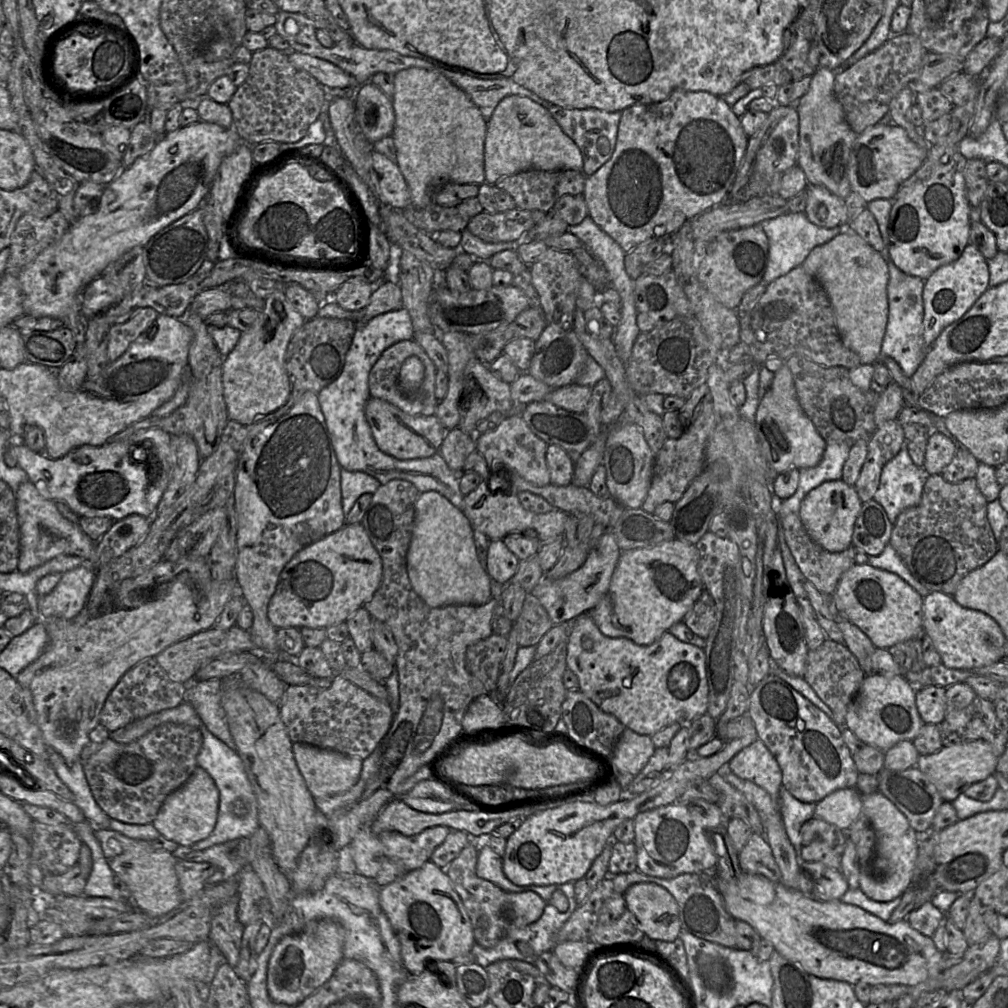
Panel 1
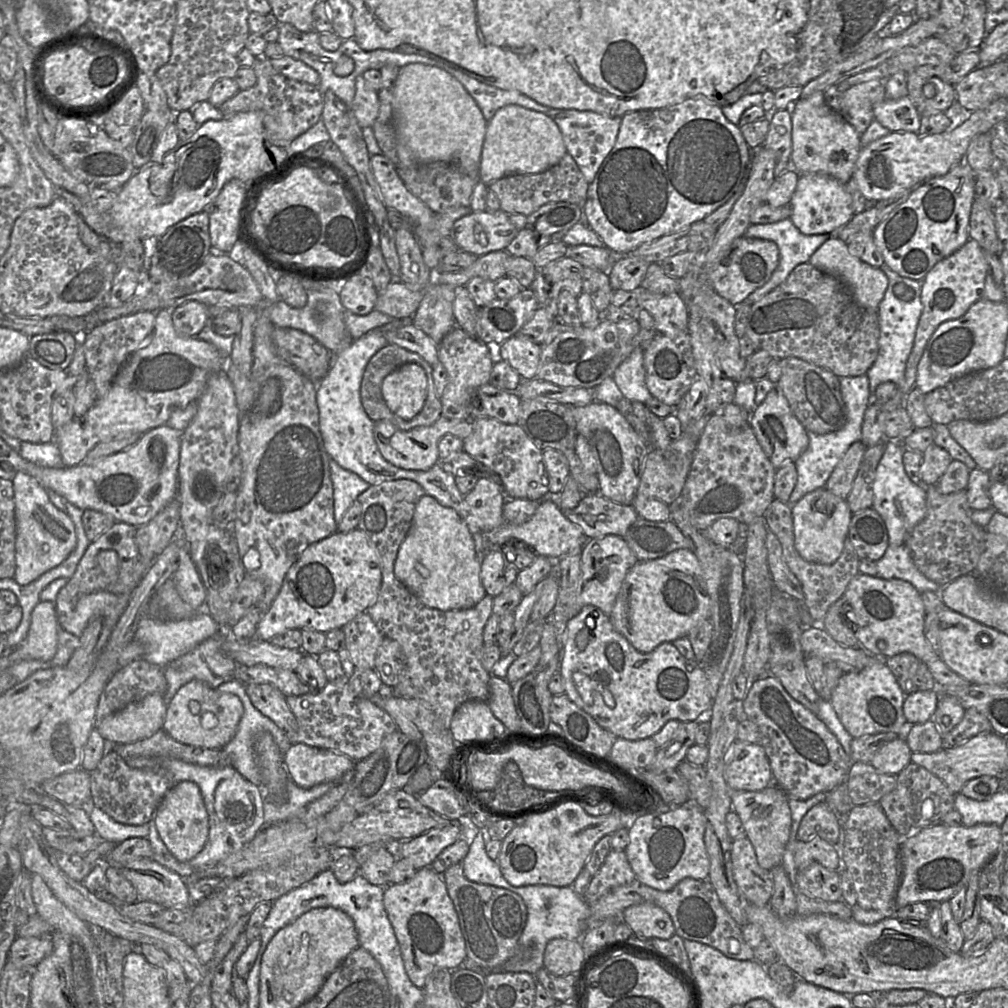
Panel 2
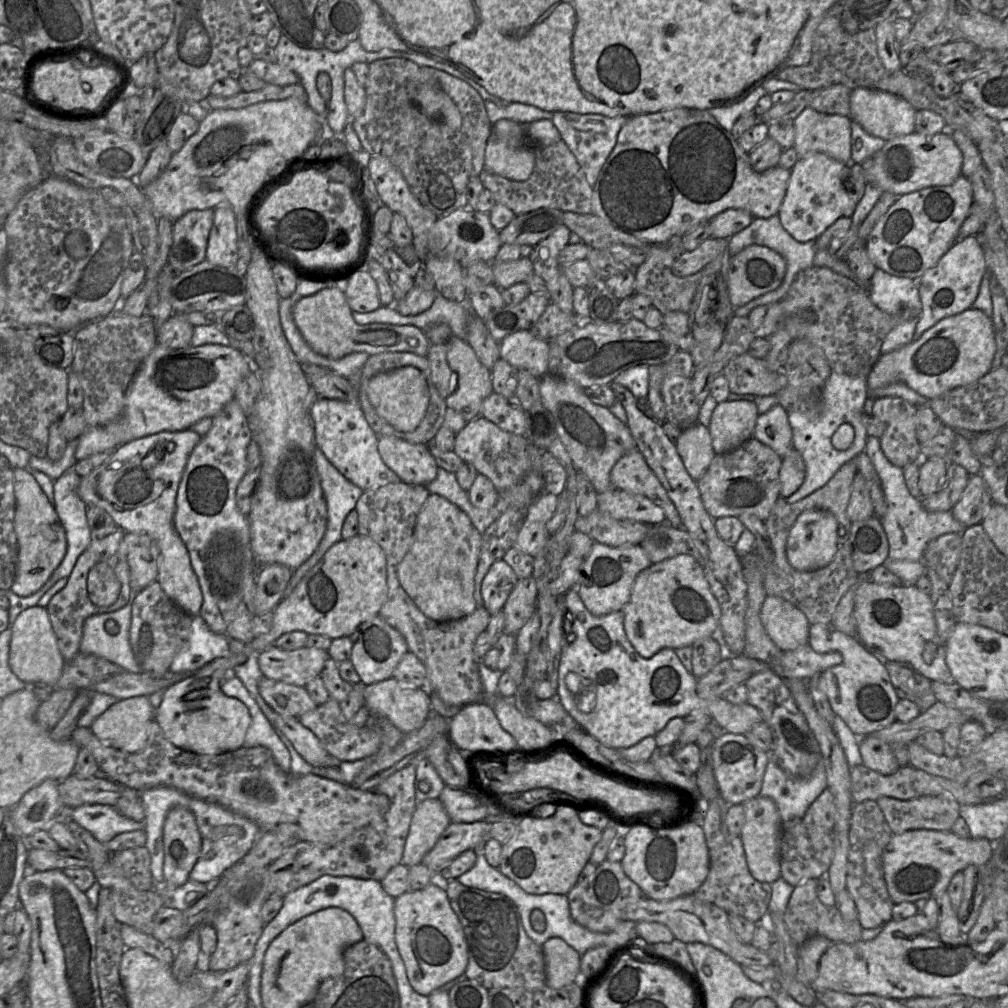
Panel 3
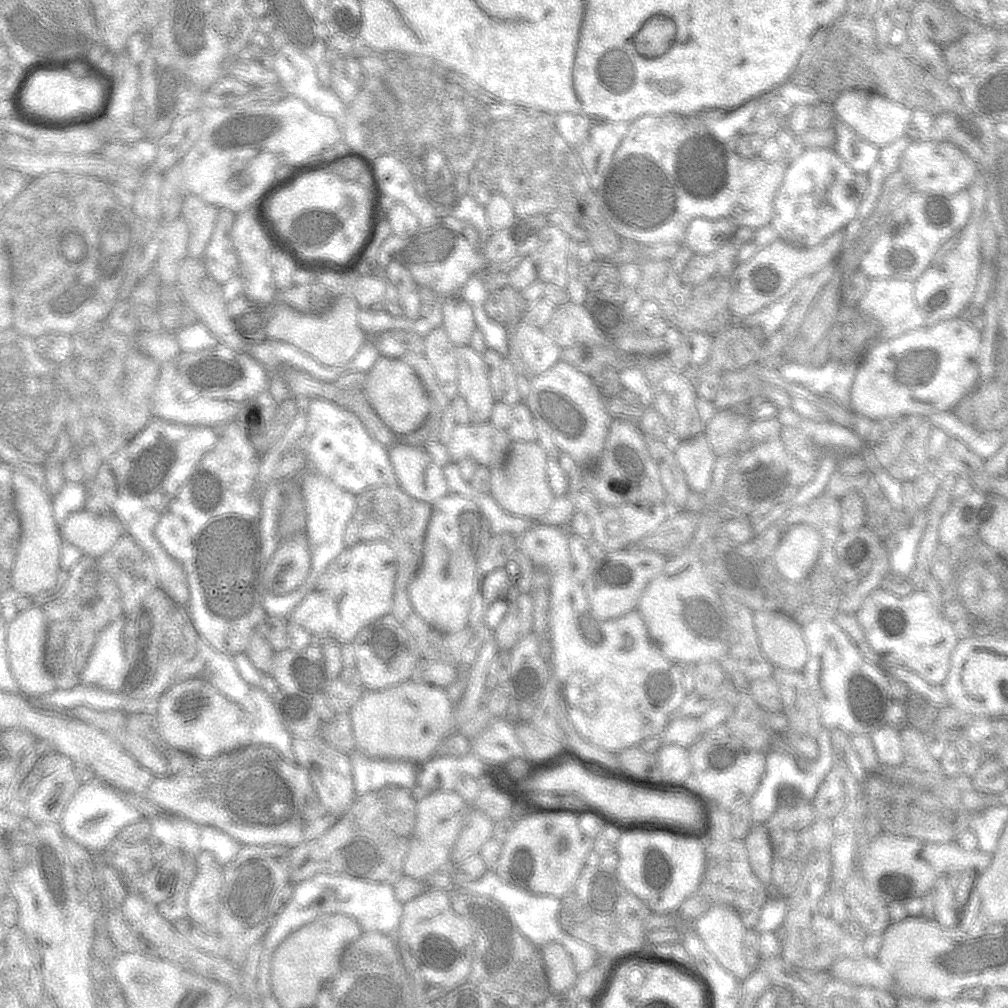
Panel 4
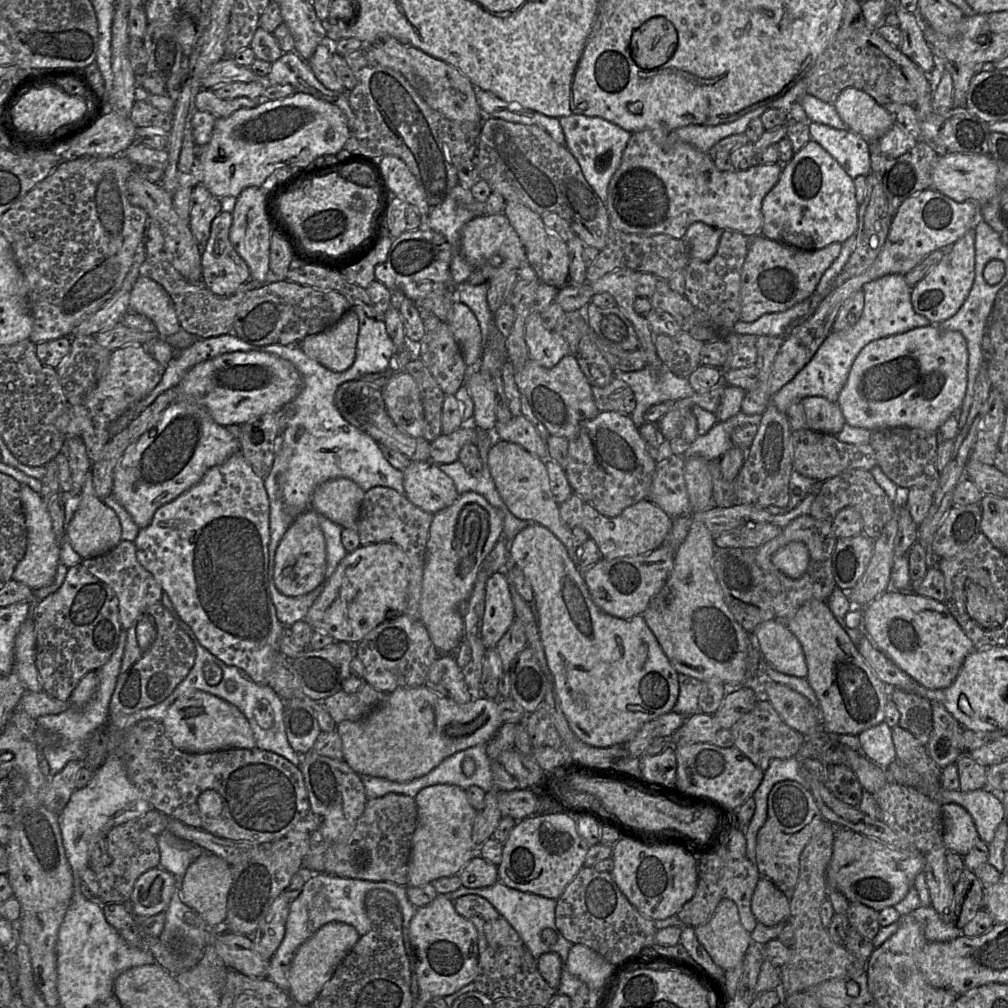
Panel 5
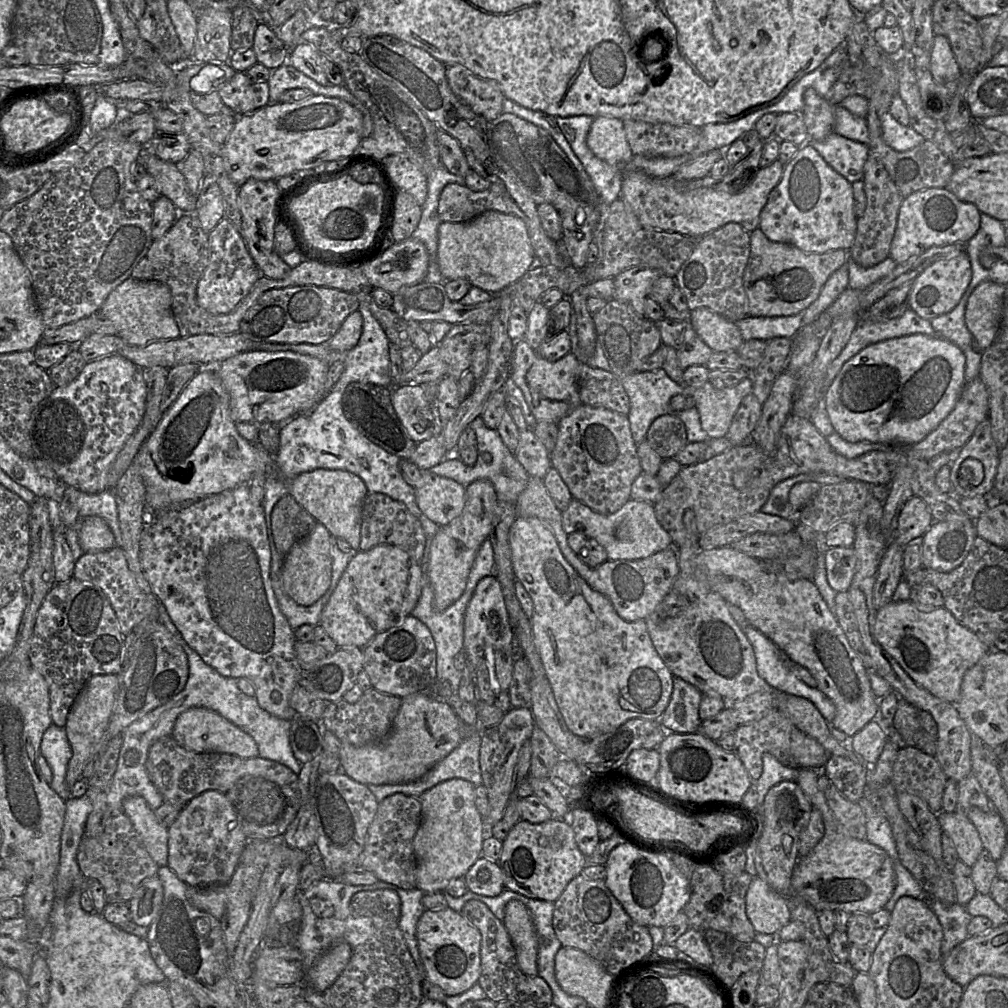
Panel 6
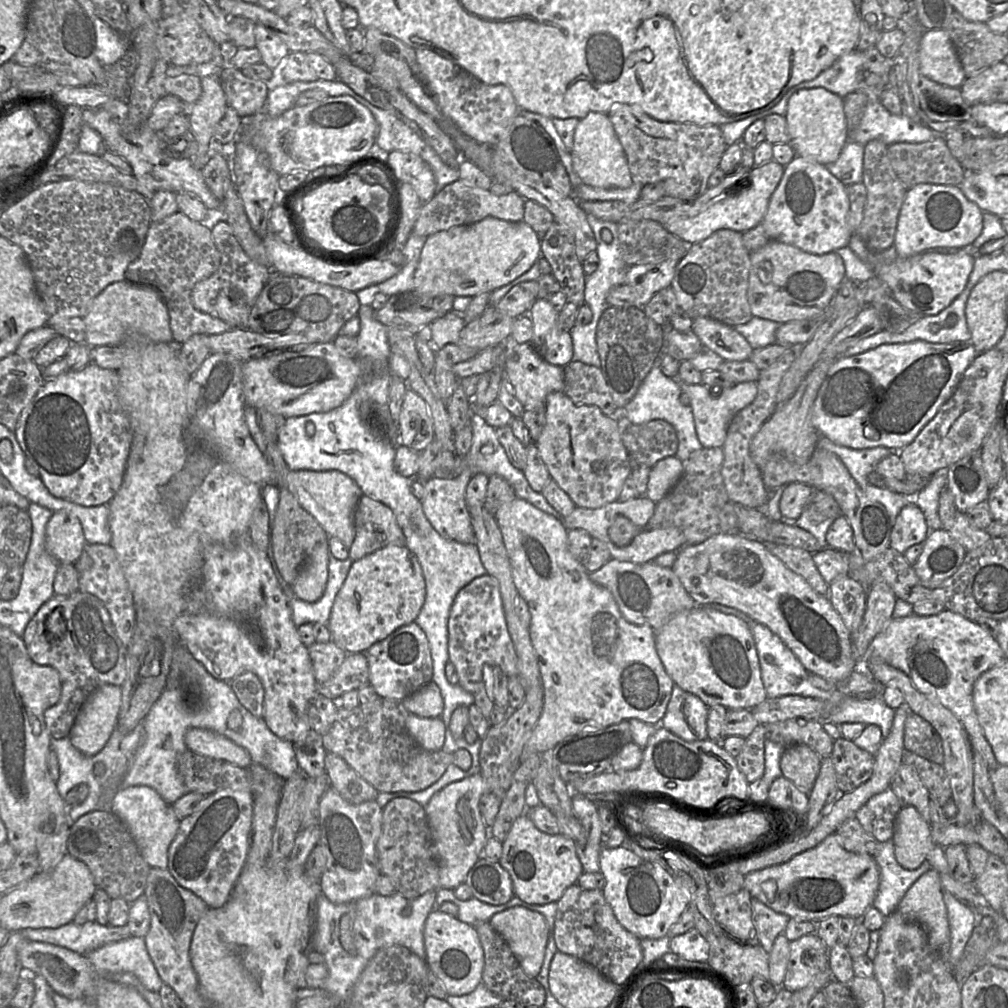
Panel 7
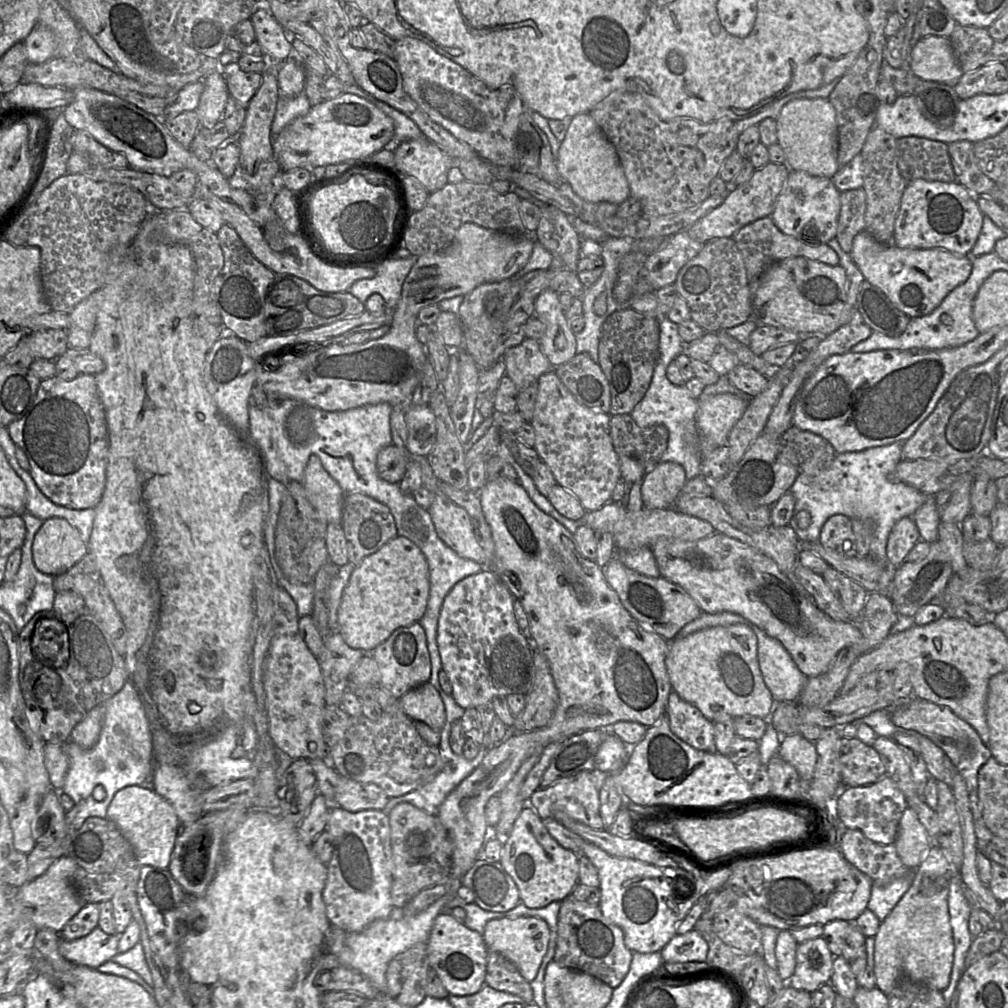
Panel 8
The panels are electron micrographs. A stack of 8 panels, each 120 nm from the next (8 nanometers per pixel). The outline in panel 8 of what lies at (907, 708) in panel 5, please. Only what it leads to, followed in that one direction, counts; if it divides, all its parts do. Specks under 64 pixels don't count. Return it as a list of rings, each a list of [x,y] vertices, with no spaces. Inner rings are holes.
[[[918,733],[920,751],[930,777],[942,781],[952,788],[954,776],[958,772],[946,753],[931,739]]]

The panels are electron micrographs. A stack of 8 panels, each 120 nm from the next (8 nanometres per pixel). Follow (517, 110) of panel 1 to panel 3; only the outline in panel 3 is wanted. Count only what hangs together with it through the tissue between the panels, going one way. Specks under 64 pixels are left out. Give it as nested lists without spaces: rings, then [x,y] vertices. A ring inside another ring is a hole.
[[[500,119],[491,126],[484,157],[484,169],[505,178],[524,181],[531,175],[535,166],[534,145],[551,145],[561,138],[561,134],[549,119],[530,123],[519,123],[510,119]]]

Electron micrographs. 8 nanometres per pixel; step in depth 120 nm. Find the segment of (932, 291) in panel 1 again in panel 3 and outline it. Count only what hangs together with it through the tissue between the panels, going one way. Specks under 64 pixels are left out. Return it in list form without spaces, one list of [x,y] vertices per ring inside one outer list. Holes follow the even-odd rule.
[[[977,235],[955,241],[937,264],[928,269],[918,280],[922,312],[916,326],[915,339],[922,336],[940,320],[958,315],[972,307],[987,271],[984,251]]]

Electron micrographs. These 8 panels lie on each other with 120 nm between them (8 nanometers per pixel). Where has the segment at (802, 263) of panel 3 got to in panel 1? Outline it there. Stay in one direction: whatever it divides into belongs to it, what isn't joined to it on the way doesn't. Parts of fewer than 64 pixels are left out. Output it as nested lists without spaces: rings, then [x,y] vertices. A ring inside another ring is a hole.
[[[805,212],[786,213],[776,218],[767,219],[760,223],[768,238],[768,263],[762,278],[762,283],[769,285],[772,281],[786,275],[793,268],[800,266],[817,246],[823,245],[839,235],[846,226],[821,228],[811,223]]]

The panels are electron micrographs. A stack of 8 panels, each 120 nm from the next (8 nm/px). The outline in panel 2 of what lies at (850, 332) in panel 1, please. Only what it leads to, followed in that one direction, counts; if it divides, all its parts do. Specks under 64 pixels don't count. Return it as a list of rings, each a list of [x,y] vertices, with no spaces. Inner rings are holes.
[[[836,236],[830,237],[811,255],[808,262],[815,268],[840,278],[860,307],[868,311],[878,311],[879,304],[887,290],[889,279],[881,268],[874,267],[850,254],[848,244],[845,241]]]

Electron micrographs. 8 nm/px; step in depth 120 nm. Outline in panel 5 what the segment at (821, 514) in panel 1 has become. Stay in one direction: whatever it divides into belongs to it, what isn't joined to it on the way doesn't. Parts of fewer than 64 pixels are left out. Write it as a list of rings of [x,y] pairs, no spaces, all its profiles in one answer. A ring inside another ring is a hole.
[[[790,542],[772,556],[772,564],[785,576],[797,579],[807,570],[809,550],[802,542]]]

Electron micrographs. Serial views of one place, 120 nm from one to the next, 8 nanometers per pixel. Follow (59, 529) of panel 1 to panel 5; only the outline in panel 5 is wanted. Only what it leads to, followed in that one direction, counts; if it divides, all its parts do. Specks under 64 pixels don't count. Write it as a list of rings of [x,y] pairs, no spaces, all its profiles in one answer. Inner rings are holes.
[[[21,484],[20,490],[27,529],[27,547],[24,557],[13,572],[12,579],[36,590],[53,582],[60,563],[60,544],[53,532],[48,505],[42,501],[40,494],[25,484]]]

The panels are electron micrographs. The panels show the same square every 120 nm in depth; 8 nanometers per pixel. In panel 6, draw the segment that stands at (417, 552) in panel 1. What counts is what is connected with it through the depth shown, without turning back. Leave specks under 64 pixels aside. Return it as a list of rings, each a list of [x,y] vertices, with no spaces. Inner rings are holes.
[[[476,480],[466,487],[465,505],[462,513],[440,529],[431,540],[426,563],[426,577],[433,592],[434,603],[443,611],[457,601],[464,593],[468,577],[481,545],[489,538],[497,494],[489,480]]]

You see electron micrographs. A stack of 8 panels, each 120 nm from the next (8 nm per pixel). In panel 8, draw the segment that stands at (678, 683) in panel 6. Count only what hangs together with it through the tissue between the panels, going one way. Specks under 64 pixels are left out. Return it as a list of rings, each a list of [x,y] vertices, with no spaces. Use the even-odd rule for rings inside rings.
[[[673,690],[666,706],[670,730],[691,747],[708,753],[717,753],[713,722],[694,705],[684,701]]]

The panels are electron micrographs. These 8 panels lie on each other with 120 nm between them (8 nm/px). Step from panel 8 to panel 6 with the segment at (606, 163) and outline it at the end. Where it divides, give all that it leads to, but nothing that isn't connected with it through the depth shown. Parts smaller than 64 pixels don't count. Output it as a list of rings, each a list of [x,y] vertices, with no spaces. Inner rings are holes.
[[[594,117],[586,143],[596,157],[609,164],[628,163],[633,157],[623,121],[615,117]]]

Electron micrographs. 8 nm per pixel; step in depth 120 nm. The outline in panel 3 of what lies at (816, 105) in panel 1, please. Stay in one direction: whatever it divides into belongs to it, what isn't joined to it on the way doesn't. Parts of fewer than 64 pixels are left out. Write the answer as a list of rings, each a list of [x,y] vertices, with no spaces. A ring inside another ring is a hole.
[[[807,106],[793,120],[793,148],[799,159],[814,153],[824,153],[851,167],[852,119],[829,115]]]

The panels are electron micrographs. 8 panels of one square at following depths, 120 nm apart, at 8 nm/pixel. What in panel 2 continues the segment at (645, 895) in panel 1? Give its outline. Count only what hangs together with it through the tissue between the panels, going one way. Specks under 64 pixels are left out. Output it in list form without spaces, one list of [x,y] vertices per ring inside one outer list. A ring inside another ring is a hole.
[[[650,902],[626,908],[620,920],[625,922],[636,936],[641,938],[669,939],[675,934],[675,928],[669,914]]]

